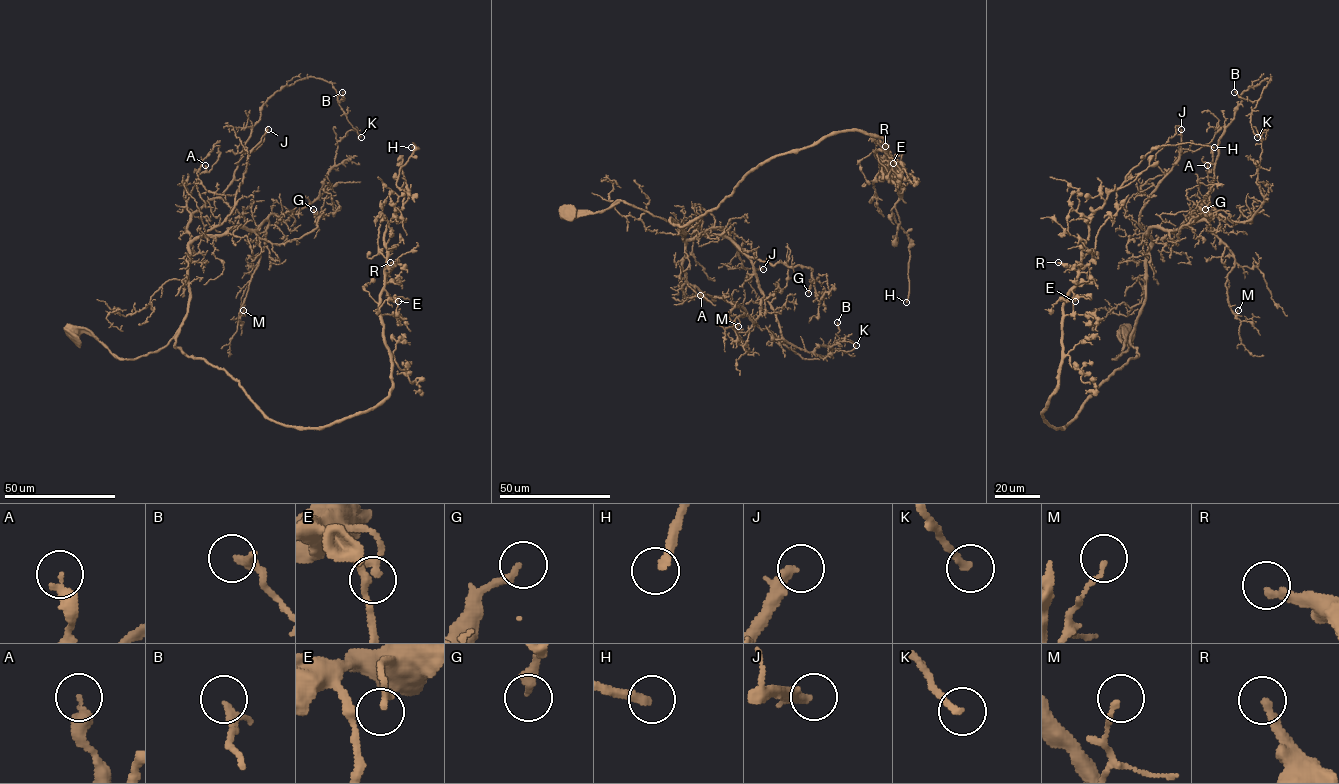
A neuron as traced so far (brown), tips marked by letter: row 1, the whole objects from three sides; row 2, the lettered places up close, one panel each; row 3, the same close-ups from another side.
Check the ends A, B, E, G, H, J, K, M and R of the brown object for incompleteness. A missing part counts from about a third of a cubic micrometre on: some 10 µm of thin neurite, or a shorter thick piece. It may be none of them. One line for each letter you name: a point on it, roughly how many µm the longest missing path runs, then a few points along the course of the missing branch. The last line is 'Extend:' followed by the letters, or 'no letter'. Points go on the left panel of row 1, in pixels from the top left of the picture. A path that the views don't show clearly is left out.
A: place (205, 165); missing 40 µm; course (205, 165), (186, 137), (164, 137), (159, 143)
G: place (313, 209); missing 20 µm
H: place (411, 147); missing 20 µm
J: place (268, 129); missing 50 µm
Extend: A, G, H, J

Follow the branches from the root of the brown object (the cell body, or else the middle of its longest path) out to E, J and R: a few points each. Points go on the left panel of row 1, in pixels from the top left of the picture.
E: (73, 331), (125, 359), (178, 331), (175, 347), (269, 418), (325, 427), (389, 394), (380, 294), (398, 301)
J: (73, 331), (89, 333), (125, 359), (167, 344), (189, 305), (189, 245), (231, 213), (248, 153), (268, 129)
R: (73, 331), (125, 359), (178, 331), (175, 347), (269, 418), (325, 427), (389, 394), (390, 262)

